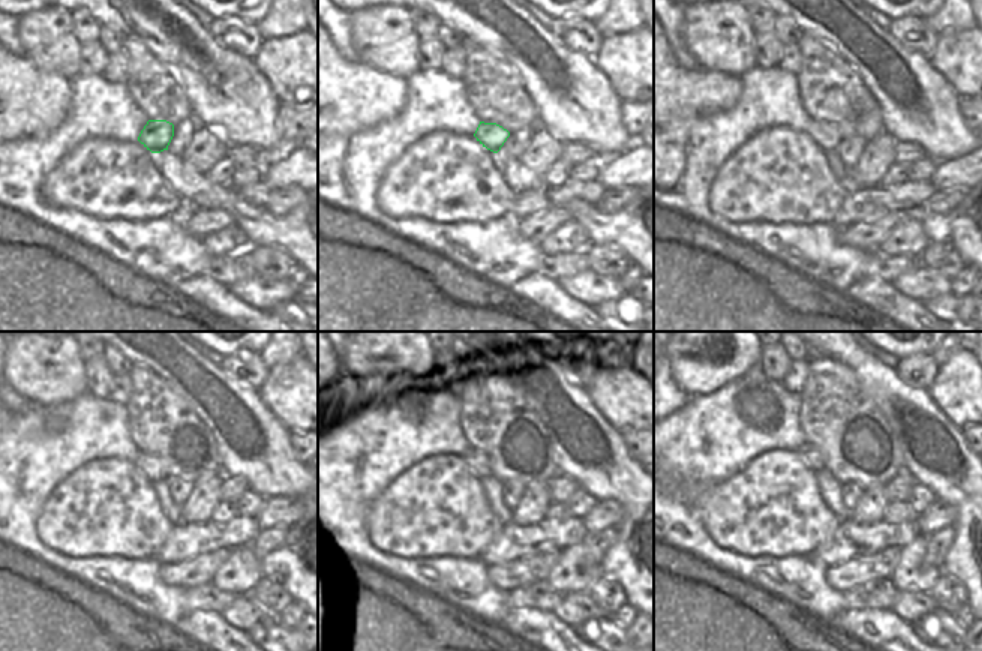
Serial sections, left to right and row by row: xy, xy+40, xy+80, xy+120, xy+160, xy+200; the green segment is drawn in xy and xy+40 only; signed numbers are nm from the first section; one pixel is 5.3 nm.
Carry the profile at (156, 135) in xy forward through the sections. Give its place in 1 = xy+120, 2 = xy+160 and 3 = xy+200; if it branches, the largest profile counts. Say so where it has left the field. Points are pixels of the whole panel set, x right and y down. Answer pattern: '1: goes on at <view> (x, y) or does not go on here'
1: goes on at xy+120 (152, 467)
2: goes on at xy+160 (479, 462)
3: goes on at xy+200 (813, 456)

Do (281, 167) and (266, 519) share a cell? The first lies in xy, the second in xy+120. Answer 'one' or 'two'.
one

